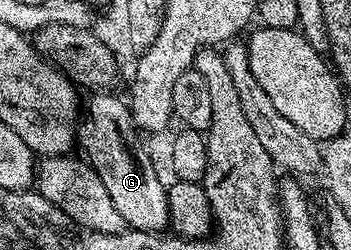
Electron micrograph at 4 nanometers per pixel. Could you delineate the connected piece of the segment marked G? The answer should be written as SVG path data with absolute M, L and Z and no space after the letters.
M97 92L92 95L89 107L84 107L84 117L77 128L77 142L89 155L87 161L103 180L107 196L111 196L119 216L123 216L126 227L139 232L160 234L170 229L166 183L161 183L157 166L141 147L139 131L133 125L131 111L124 97L116 98L113 92Z

